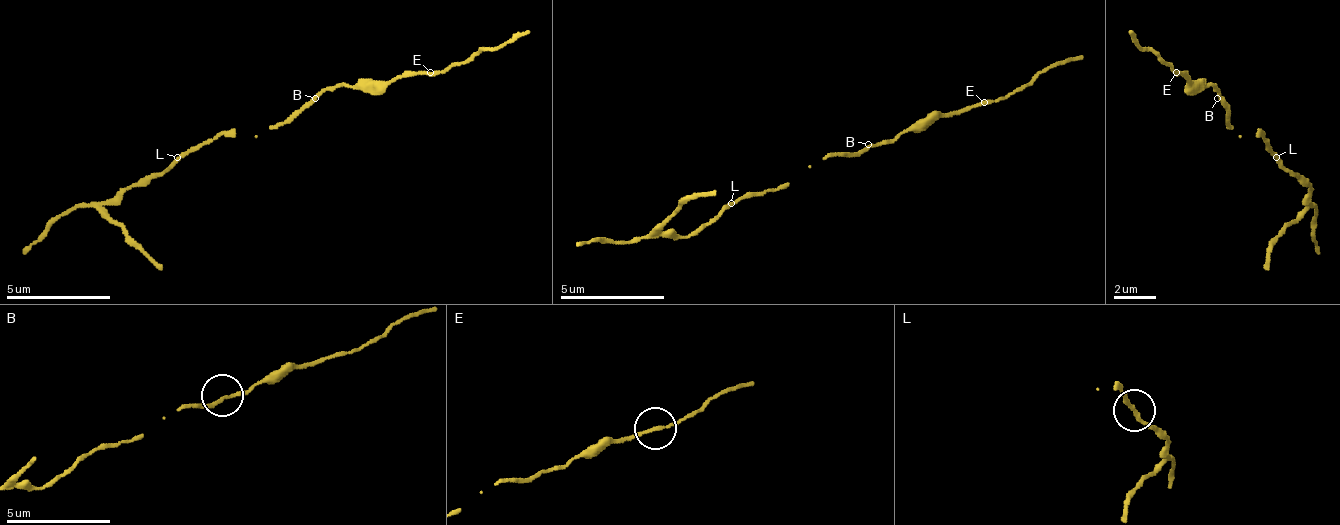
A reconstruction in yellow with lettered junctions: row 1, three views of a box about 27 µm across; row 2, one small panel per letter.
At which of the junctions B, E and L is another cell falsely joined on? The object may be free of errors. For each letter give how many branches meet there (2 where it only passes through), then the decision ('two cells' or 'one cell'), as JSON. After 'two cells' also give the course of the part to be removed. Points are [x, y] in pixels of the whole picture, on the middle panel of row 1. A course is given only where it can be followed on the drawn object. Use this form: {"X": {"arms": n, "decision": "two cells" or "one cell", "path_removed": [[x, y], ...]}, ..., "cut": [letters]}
{"B": {"arms": 2, "decision": "one cell"}, "E": {"arms": 2, "decision": "one cell"}, "L": {"arms": 2, "decision": "two cells", "path_removed": [[732, 202], [685, 238], [575, 244]]}, "cut": ["L"]}

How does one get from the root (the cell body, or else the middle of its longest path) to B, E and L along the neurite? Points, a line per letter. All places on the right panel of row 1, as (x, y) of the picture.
B: (1233, 130), (1228, 124), (1228, 109), (1217, 98)
E: (1233, 130), (1228, 124), (1228, 114), (1217, 93), (1212, 88), (1196, 88), (1181, 72), (1176, 72)
L: (1233, 130), (1238, 135), (1265, 135), (1275, 156)

